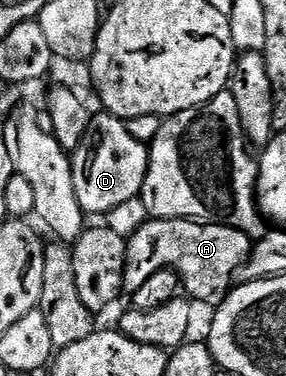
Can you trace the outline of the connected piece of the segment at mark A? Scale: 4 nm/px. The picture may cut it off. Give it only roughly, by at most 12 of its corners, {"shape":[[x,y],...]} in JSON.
{"shape":[[148,219],[126,241],[122,289],[175,272],[216,306],[254,241],[226,224]]}

